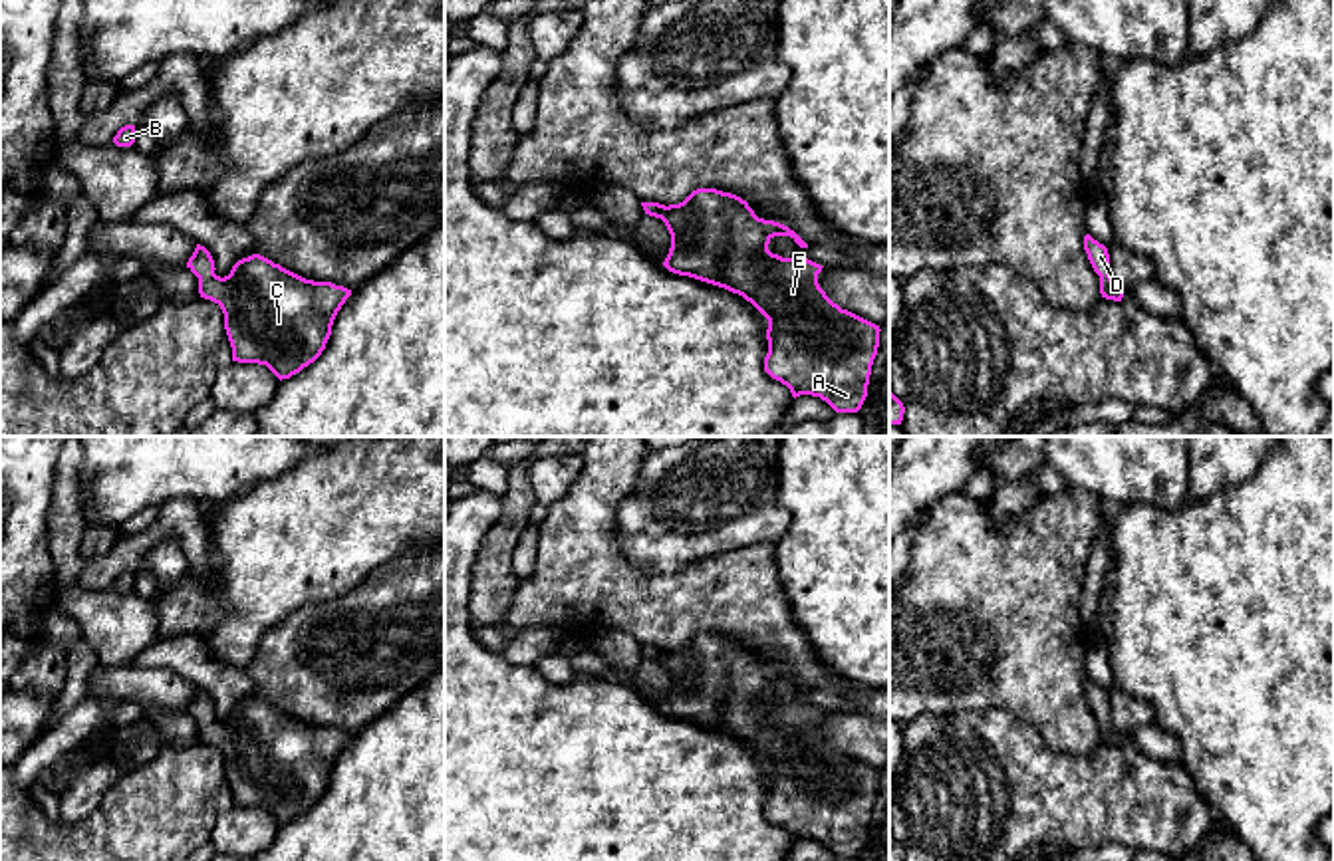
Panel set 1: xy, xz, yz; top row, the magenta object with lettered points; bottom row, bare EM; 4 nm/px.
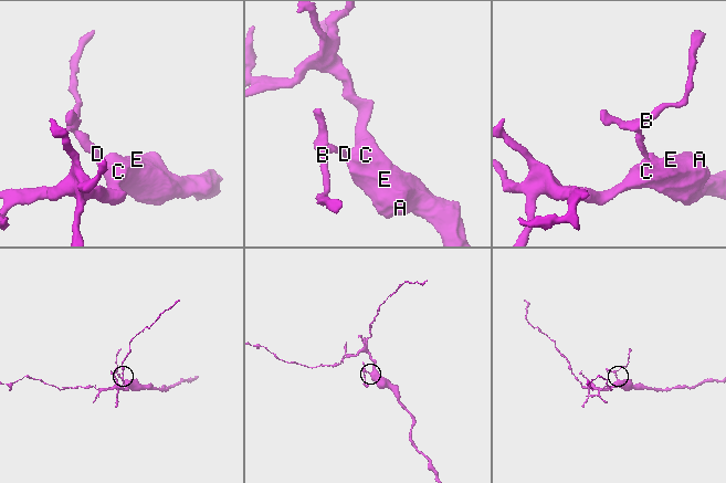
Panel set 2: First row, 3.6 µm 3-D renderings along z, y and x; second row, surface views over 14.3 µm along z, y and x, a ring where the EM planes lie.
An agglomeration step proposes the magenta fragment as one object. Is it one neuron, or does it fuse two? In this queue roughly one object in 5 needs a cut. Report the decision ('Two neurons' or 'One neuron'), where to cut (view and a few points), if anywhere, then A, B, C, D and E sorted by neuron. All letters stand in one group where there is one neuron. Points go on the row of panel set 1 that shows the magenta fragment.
One neuron. No split. Groups: A B C D E

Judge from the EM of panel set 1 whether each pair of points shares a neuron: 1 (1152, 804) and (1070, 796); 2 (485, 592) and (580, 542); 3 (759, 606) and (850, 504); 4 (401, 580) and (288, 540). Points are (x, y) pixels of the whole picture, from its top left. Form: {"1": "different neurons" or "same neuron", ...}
{"1": "same neuron", "2": "different neurons", "3": "different neurons", "4": "different neurons"}

